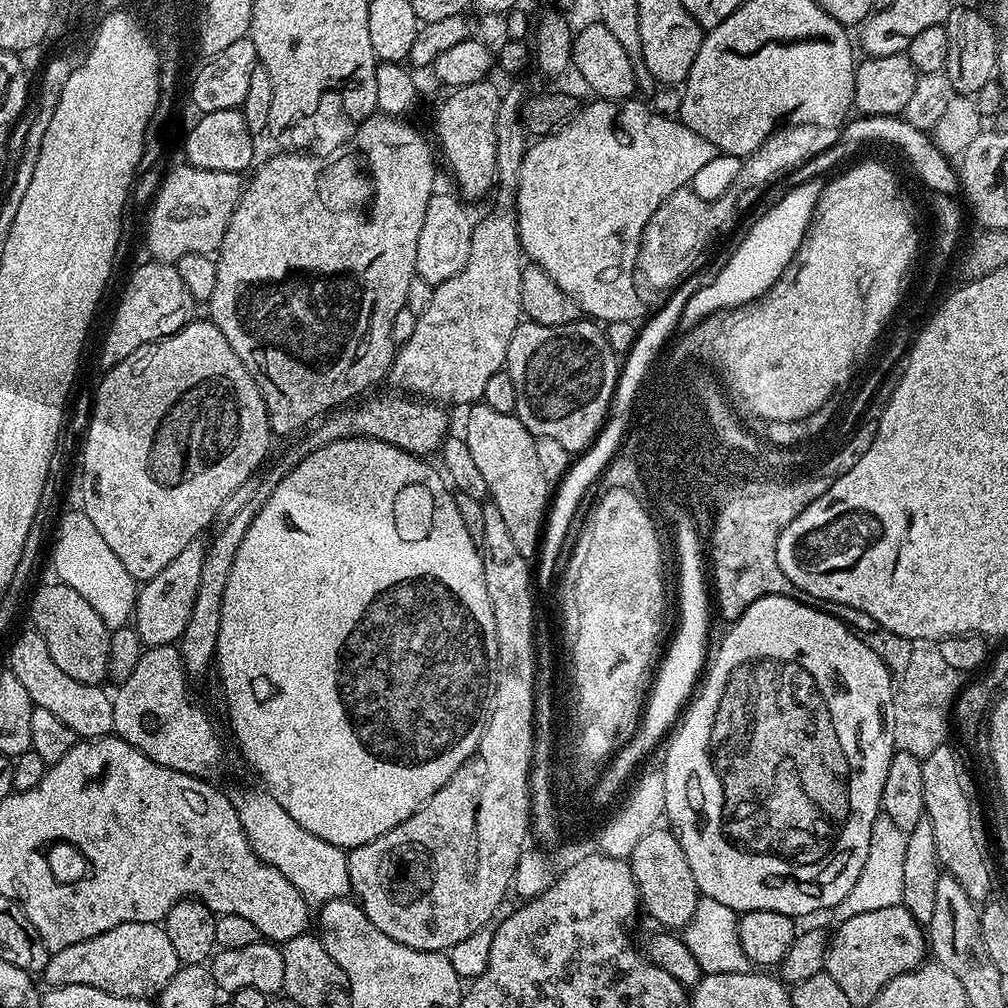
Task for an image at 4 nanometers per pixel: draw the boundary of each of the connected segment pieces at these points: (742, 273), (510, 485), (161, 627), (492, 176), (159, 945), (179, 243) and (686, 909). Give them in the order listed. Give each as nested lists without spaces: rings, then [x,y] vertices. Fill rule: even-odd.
[[[823,179],[804,180],[797,188],[796,185],[789,187],[786,198],[779,200],[769,212],[760,212],[757,215],[758,218],[753,222],[752,229],[741,238],[740,245],[736,249],[732,248],[730,252],[734,257],[732,296],[740,296],[740,301],[746,304],[746,296],[751,300],[757,300],[759,296],[765,296],[770,291],[804,240],[804,235],[808,232],[808,224],[812,220],[812,211],[816,208],[824,185]],[[746,284],[750,284],[750,292]]]
[[[482,402],[471,405],[467,412],[468,425],[465,426],[464,432],[462,431],[462,439],[466,446],[470,446],[470,454],[486,481],[490,502],[498,506],[498,511],[502,513],[502,522],[506,522],[506,527],[514,538],[514,546],[518,546],[518,554],[529,558],[535,557],[541,545],[541,535],[550,507],[550,481],[538,467],[537,437],[526,430],[524,423],[515,414],[498,414],[498,410],[490,410],[490,406]]]
[[[203,539],[190,542],[166,570],[158,570],[154,578],[143,581],[136,594],[136,610],[134,627],[140,643],[145,648],[157,648],[167,644],[176,644],[182,630],[186,630],[186,622],[190,620],[190,610],[194,610],[194,602],[198,598],[198,582],[202,579],[204,569],[204,551],[206,544]]]
[[[485,78],[470,86],[449,91],[444,105],[436,112],[436,132],[440,135],[440,148],[444,151],[445,162],[452,167],[452,176],[460,187],[459,195],[465,201],[480,200],[484,195],[489,195],[496,182],[495,118],[498,116],[502,92],[490,81],[491,79]]]
[[[126,922],[114,926],[114,930],[106,930],[94,938],[86,938],[82,942],[74,942],[74,946],[66,946],[62,950],[49,955],[42,973],[42,979],[48,988],[62,986],[94,986],[98,990],[106,990],[106,994],[125,996],[126,998],[156,998],[168,985],[170,978],[182,967],[174,946],[166,930],[160,924],[150,922]]]
[[[180,162],[177,168],[163,173],[163,179],[151,201],[152,213],[148,216],[148,248],[151,259],[174,262],[182,258],[182,254],[206,254],[212,256],[219,253],[220,243],[226,234],[226,226],[232,221],[234,210],[240,201],[242,176],[238,172],[222,170],[202,170],[187,162]]]
[[[657,826],[646,834],[638,846],[634,846],[630,857],[634,882],[640,891],[640,902],[643,911],[648,911],[664,930],[683,930],[692,918],[696,904],[701,899],[700,889],[690,874],[690,862],[682,854],[682,846],[676,833],[664,826]]]

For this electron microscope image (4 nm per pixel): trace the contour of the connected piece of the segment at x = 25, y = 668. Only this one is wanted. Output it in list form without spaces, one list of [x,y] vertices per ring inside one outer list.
[[[27,630],[12,644],[8,652],[7,667],[16,675],[18,682],[26,686],[26,694],[30,694],[33,705],[42,710],[50,710],[57,718],[62,718],[70,730],[76,732],[77,737],[91,738],[106,736],[112,732],[114,710],[112,709],[112,696],[104,693],[99,684],[83,684],[78,678],[70,678],[50,658],[50,650],[46,650],[46,642],[35,630]]]

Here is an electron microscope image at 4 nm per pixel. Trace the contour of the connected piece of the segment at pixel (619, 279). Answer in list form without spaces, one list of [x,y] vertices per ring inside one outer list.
[[[599,98],[593,99],[593,104],[588,104],[579,109],[575,116],[571,116],[565,124],[561,124],[555,132],[549,132],[547,136],[542,136],[533,139],[531,143],[527,145],[527,152],[525,154],[524,161],[521,166],[520,185],[517,188],[516,194],[516,221],[518,222],[518,234],[520,235],[520,247],[523,255],[527,257],[531,263],[537,264],[542,270],[546,270],[550,274],[550,278],[554,278],[554,282],[558,282],[558,290],[562,290],[570,299],[573,300],[577,306],[580,307],[581,313],[585,317],[591,318],[596,322],[603,322],[605,325],[610,322],[626,322],[631,320],[633,322],[640,322],[645,319],[646,316],[646,305],[641,297],[640,290],[638,287],[638,273],[636,270],[636,256],[640,253],[640,239],[644,233],[645,228],[648,227],[654,210],[658,210],[658,206],[662,206],[662,202],[666,202],[666,198],[670,198],[670,194],[674,194],[674,190],[679,188],[687,188],[693,182],[692,179],[711,162],[712,159],[718,156],[717,150],[714,145],[710,142],[706,142],[706,138],[702,138],[702,134],[694,134],[694,130],[690,130],[684,124],[680,123],[679,119],[673,118],[672,120],[668,116],[663,116],[660,112],[655,112],[652,108],[647,108],[646,105],[640,101],[640,98],[629,98],[627,100],[602,100]]]

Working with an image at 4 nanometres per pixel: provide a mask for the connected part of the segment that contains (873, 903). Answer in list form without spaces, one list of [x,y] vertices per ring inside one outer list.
[[[883,814],[874,818],[874,826],[870,826],[870,850],[866,850],[866,866],[862,866],[862,874],[858,874],[858,882],[850,886],[850,894],[834,909],[837,921],[854,918],[854,914],[870,914],[870,910],[886,910],[886,906],[894,906],[902,901],[902,878],[906,874],[906,850],[908,849],[908,833],[898,828],[897,823]]]

